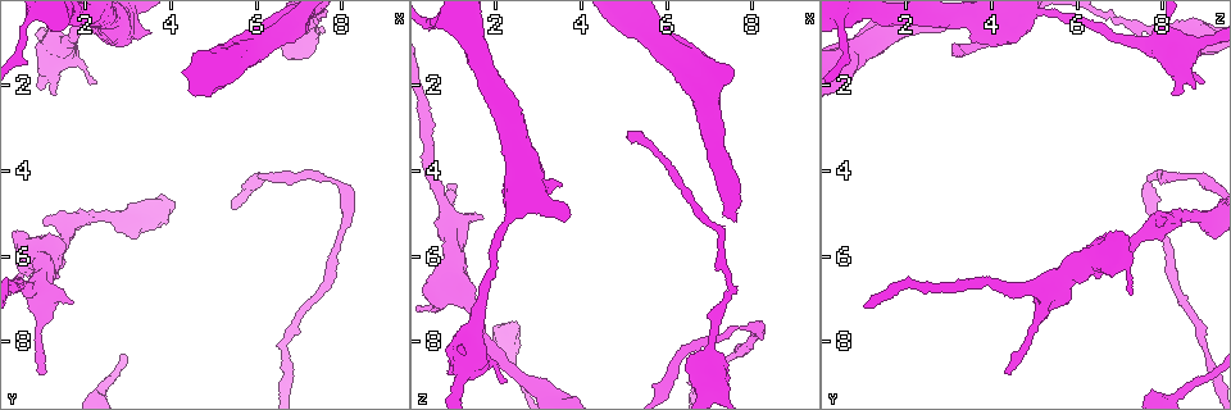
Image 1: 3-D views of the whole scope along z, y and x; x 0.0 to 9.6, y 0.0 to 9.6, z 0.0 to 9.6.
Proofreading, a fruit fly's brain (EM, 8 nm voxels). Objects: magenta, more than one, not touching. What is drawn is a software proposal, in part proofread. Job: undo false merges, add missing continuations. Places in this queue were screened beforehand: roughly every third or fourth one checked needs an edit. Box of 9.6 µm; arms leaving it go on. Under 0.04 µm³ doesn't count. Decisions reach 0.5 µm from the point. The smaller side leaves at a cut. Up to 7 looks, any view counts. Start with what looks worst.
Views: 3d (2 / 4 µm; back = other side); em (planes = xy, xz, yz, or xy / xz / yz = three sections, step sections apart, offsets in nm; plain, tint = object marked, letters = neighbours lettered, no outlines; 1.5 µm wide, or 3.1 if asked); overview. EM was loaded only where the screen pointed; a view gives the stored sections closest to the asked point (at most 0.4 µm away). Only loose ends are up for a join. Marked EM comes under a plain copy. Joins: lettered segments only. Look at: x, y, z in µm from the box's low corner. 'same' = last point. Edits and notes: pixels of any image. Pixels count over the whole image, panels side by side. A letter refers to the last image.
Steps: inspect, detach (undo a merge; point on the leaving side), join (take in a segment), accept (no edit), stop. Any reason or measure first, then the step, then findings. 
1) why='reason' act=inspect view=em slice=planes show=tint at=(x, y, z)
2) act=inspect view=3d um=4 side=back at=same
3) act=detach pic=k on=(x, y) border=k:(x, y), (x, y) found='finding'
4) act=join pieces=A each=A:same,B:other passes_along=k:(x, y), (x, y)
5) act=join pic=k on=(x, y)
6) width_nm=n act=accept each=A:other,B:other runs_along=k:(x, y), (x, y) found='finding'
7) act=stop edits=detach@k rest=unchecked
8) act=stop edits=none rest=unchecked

why='end of a long branch' act=inspect view=3d um=2 at=(5.15, 1.05, 3.15)

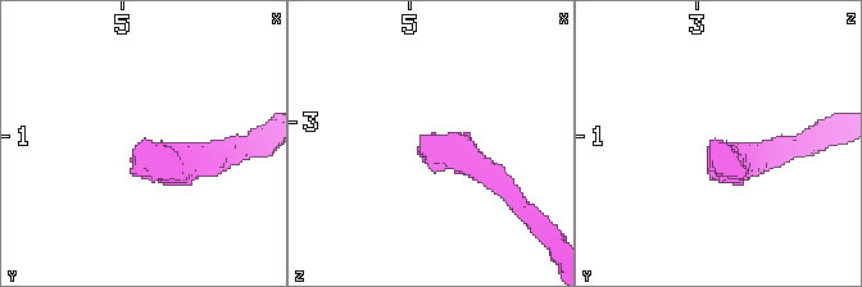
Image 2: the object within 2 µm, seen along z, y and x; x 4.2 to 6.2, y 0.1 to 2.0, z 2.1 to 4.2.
act=inspect view=em slice=planes show=letters at=(5.14, 1.04, 3.08)

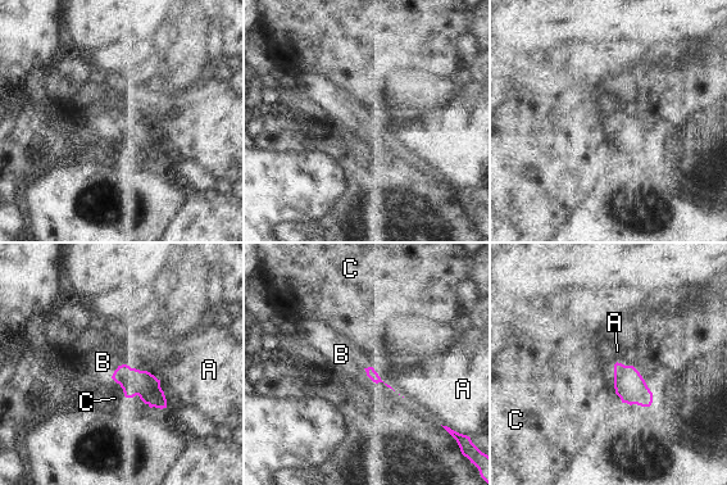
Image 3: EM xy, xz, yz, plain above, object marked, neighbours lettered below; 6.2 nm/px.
act=join pieces=B each=A:other,B:same,C:other passes_along=3:(133, 381), (114, 371), (103, 362) found='it goes on there'

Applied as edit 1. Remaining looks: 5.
why='an open end' act=inspect view=3d um=4 at=(1.00, 8.75, 4.25)

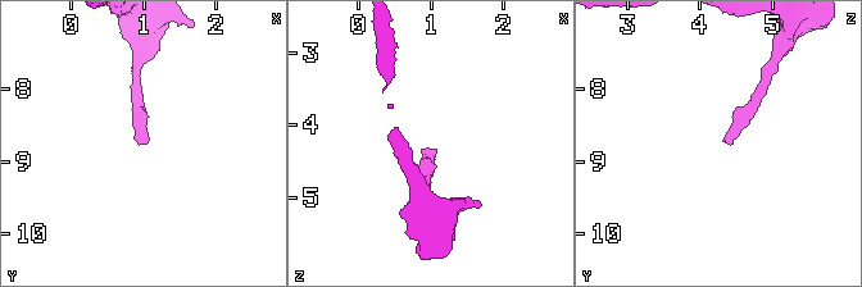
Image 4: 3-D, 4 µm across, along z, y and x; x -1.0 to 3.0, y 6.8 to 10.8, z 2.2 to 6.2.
act=inspect view=em slice=xy step=4 show=letters at=(0.95, 8.75, 4.25)

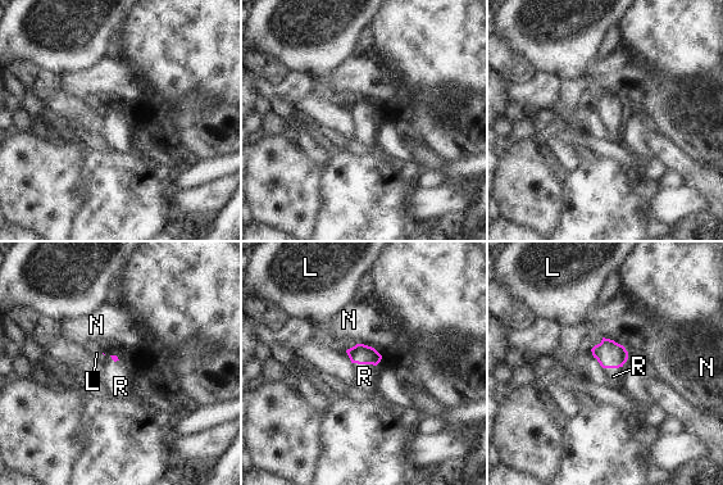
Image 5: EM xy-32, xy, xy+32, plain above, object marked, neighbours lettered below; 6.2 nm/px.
act=inspect view=em slice=xz step=4 show=letters at=same

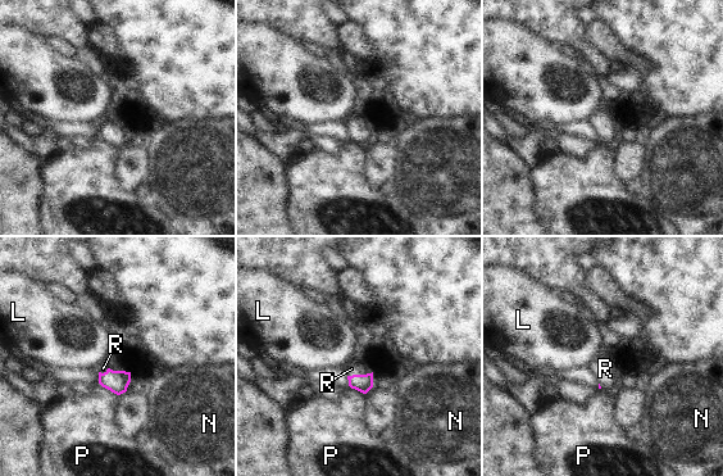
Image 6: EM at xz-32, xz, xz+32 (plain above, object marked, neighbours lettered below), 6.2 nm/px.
act=join pieces=R each=L:other,N:other,P:other,R:same passes_along=6:(362, 382), (359, 375), (351, 368) found='it goes on there'

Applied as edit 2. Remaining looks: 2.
why='free end' act=inspect view=3d um=4 at=(1.65, 7.15, 5.15)

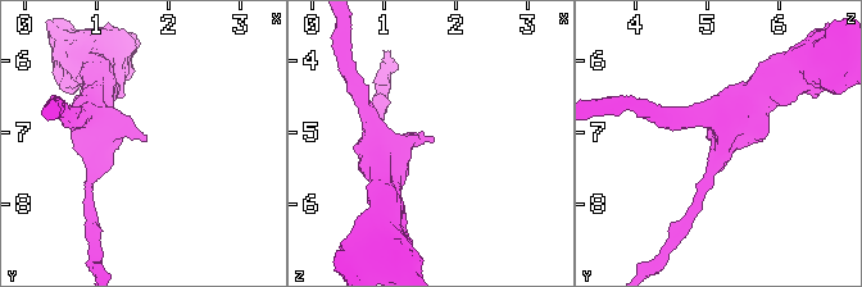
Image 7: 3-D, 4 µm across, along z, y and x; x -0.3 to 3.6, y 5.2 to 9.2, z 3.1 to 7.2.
act=inspect view=em slice=planes show=letters at=(1.70, 7.10, 5.15)

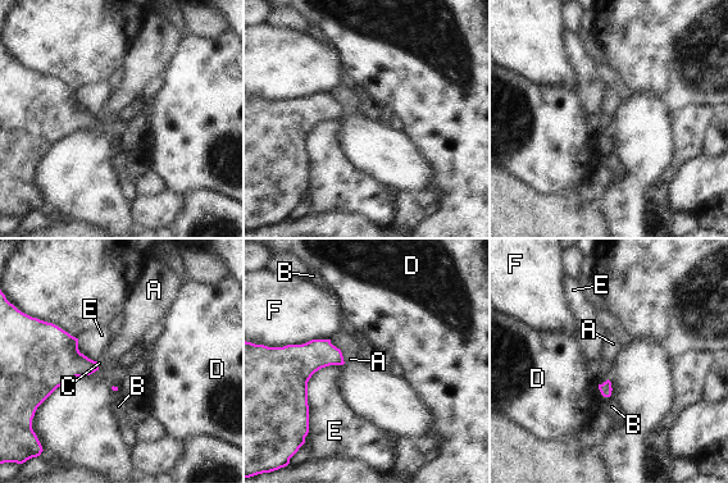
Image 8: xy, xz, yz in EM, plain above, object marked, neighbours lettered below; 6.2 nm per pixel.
act=accept each=A:other,B:other,C:other,D:other,E:other,F:other border=8:(610, 395), (606, 397) found='no lettered segment goes on from it'

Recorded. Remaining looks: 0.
act=stop edits=join@3,join@6 rest=unchecked

